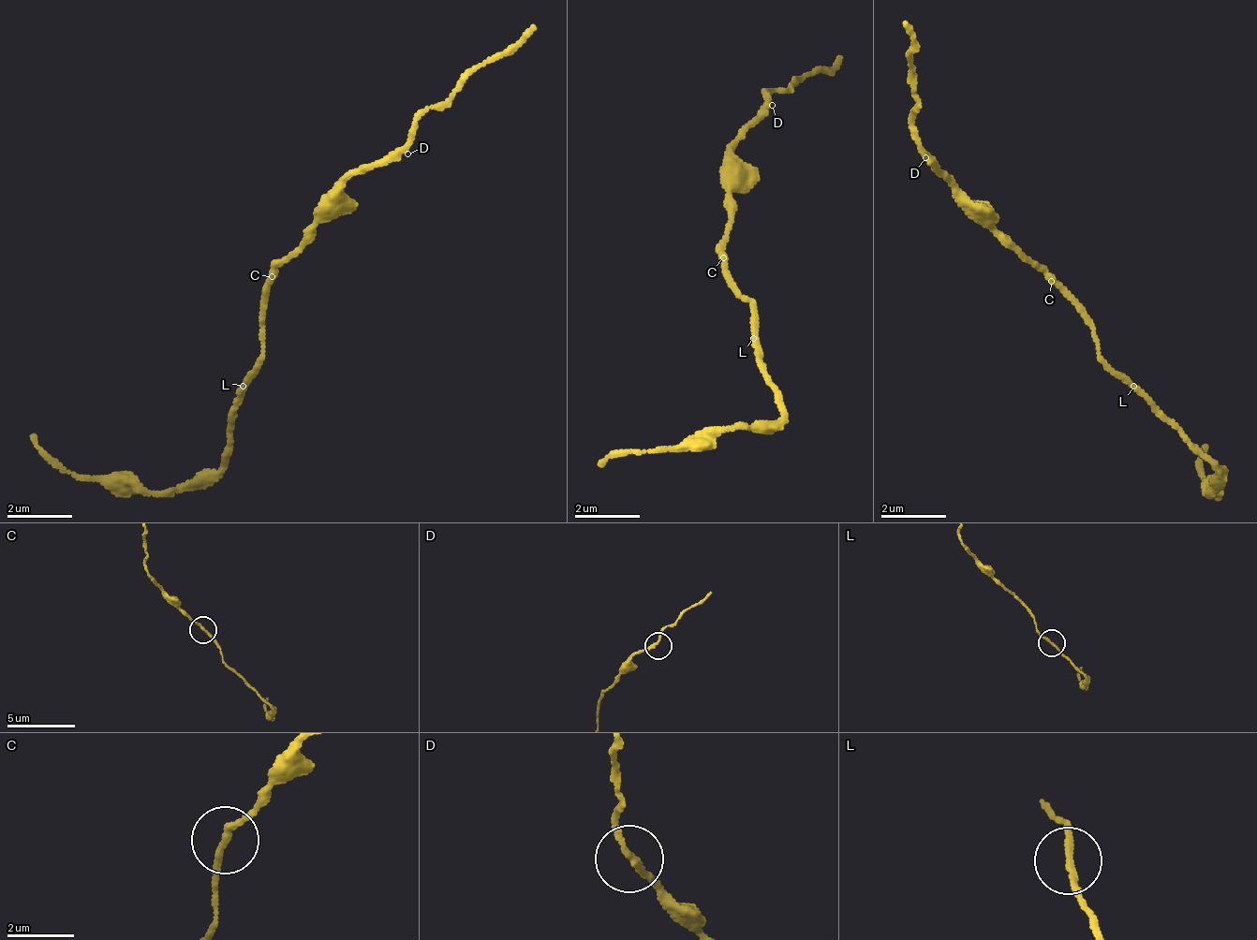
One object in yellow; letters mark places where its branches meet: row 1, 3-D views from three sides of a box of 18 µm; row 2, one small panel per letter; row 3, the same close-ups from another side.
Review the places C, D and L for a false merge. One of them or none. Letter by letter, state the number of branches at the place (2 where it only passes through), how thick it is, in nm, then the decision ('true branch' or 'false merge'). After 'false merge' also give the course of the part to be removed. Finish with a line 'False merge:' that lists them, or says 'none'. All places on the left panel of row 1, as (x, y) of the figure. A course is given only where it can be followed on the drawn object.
C: 2 branches meet; 180 nm thick; true branch
D: 2 branches meet; 180 nm thick; true branch
L: 2 branches meet; 170 nm thick; true branch
False merge: none

